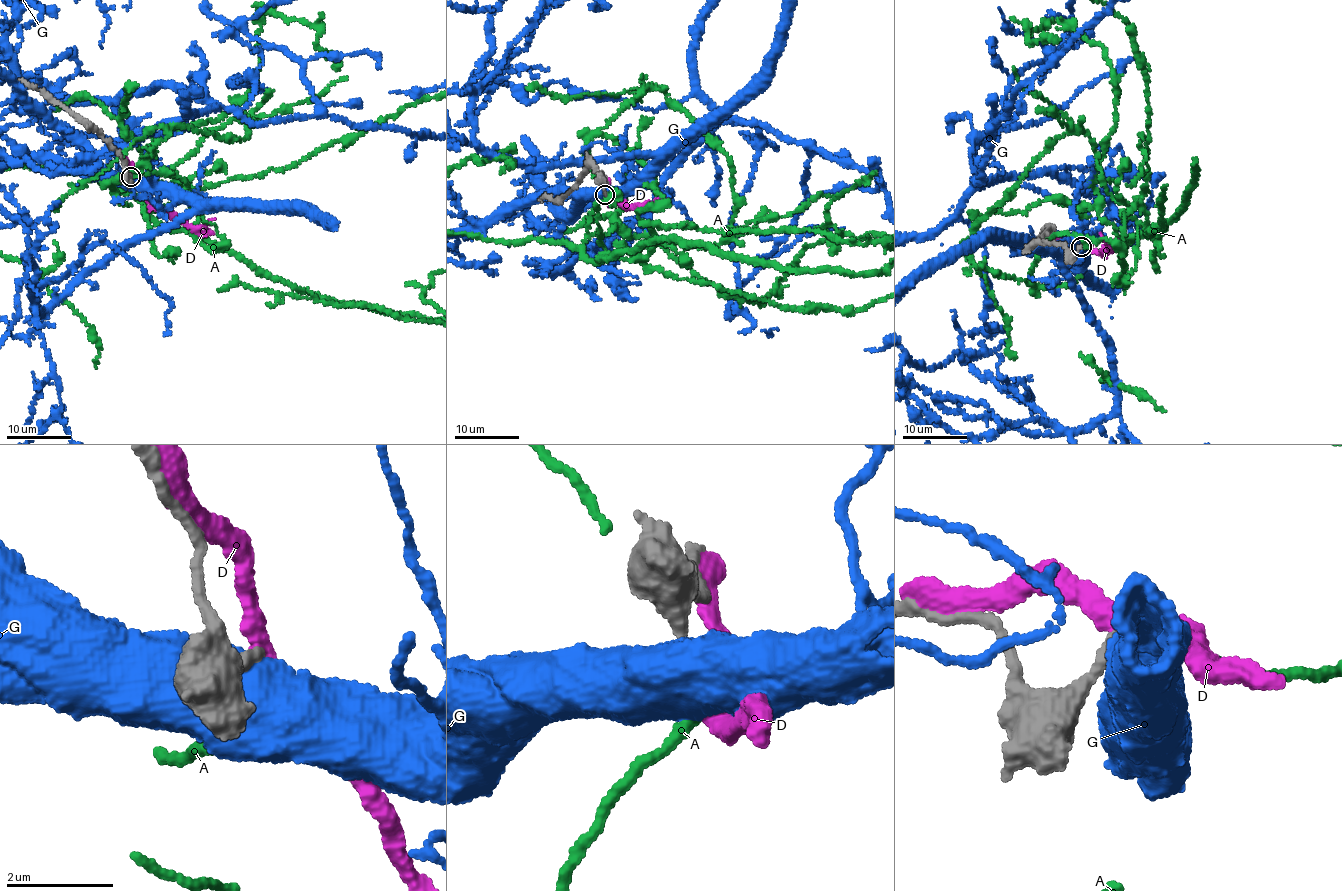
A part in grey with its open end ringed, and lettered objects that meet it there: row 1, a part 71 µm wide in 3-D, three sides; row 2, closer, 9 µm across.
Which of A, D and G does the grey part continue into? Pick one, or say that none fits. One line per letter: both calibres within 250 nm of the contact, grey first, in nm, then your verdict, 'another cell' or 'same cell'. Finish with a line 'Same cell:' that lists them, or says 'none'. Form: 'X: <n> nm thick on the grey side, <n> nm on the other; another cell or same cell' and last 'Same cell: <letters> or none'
A: 240 nm thick on the grey side, 190 nm on the other; same cell
D: 240 nm thick on the grey side, 340 nm on the other; another cell
G: 240 nm thick on the grey side, 800 nm on the other; another cell
Same cell: A

